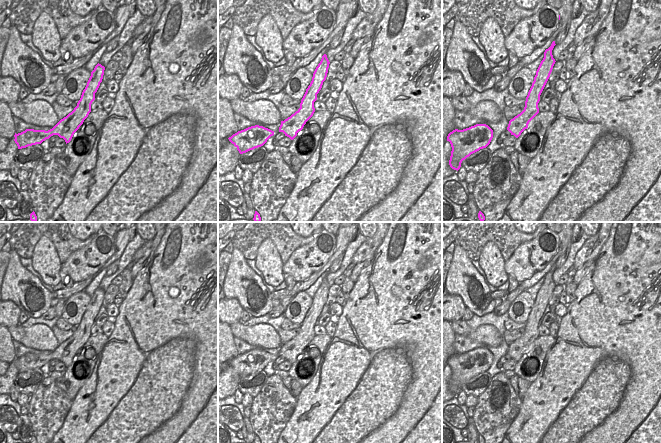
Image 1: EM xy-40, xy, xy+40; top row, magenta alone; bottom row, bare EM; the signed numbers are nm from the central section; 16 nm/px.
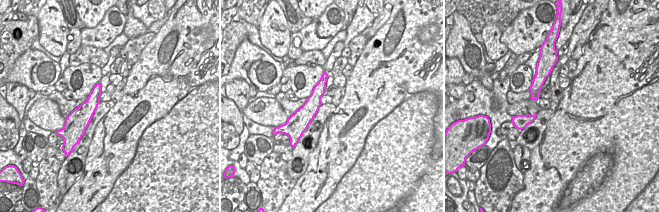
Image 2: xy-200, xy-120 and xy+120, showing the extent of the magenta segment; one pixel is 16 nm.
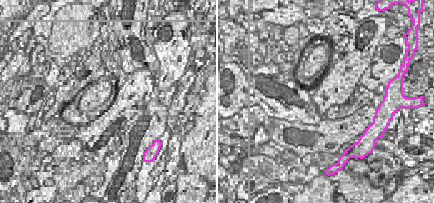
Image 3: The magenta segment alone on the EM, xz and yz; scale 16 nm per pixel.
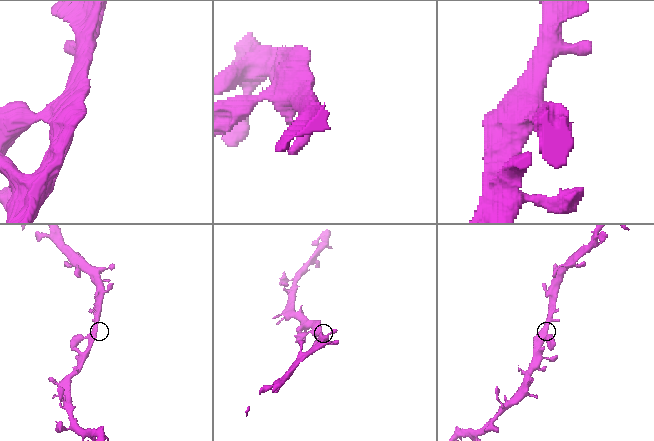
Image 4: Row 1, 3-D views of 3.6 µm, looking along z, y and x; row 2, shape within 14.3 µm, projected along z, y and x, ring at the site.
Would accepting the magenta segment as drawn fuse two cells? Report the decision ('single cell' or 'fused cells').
single cell

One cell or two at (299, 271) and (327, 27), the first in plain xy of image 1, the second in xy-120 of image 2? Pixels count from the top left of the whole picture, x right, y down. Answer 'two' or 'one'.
one

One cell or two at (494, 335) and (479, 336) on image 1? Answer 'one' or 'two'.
one

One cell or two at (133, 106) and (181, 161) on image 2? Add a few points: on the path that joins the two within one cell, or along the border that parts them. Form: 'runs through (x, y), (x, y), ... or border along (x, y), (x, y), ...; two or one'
runs through (152, 104), (181, 133), (181, 142); one

